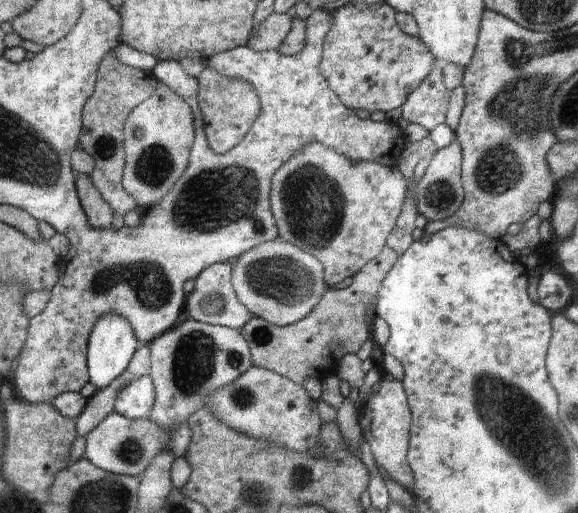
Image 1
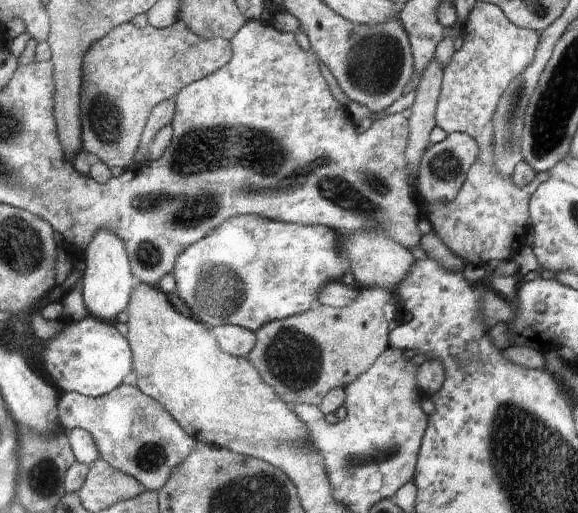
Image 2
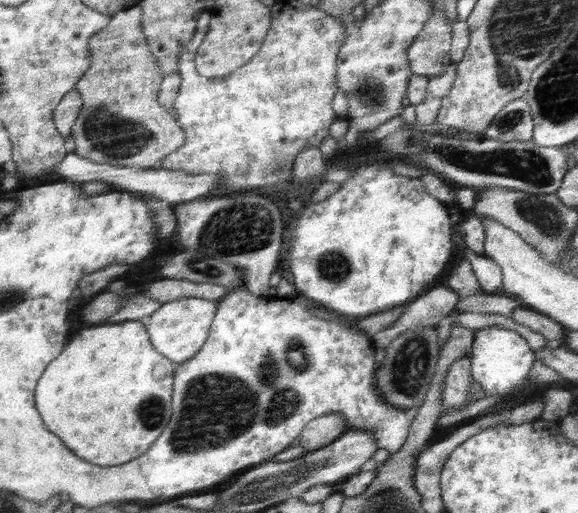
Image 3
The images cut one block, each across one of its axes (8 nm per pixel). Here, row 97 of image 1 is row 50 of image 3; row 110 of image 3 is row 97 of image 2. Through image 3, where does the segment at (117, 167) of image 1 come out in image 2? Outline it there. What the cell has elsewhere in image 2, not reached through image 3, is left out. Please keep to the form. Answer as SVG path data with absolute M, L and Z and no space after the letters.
M131 20L117 26L104 38L97 40L85 58L85 83L82 97L83 148L97 159L114 166L133 166L133 156L140 146L145 124L158 103L176 96L189 84L213 75L232 58L232 45L223 38L203 39L181 20L159 29L147 24L138 28Z

